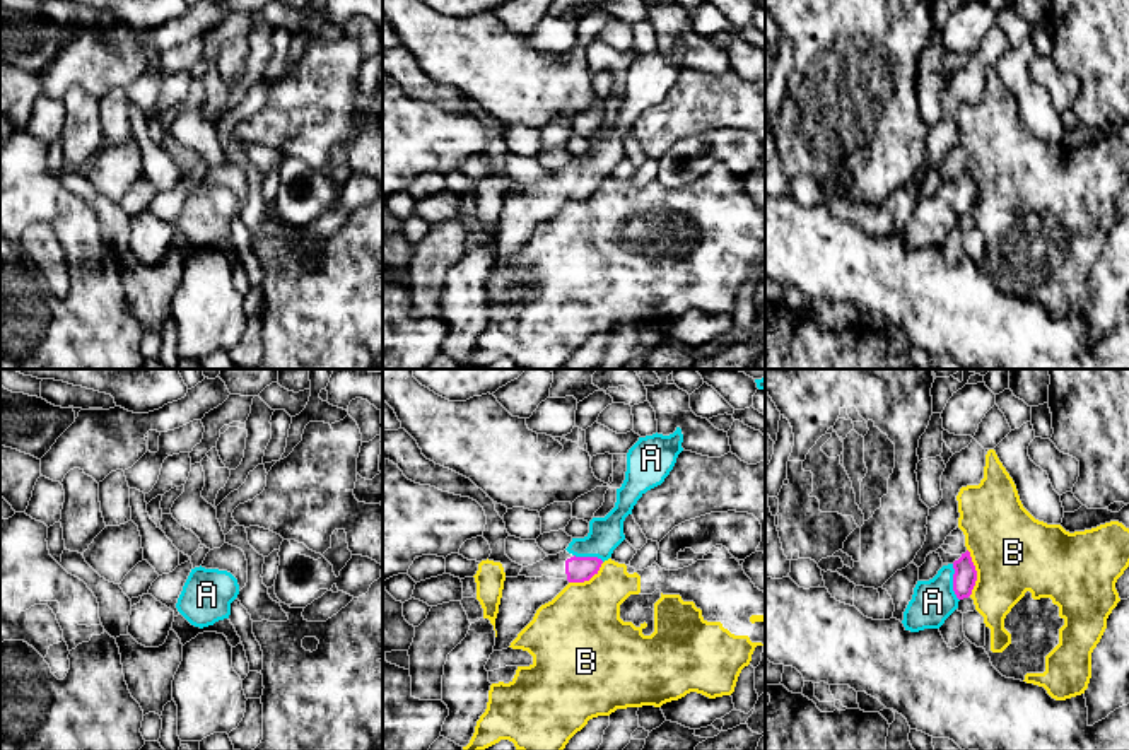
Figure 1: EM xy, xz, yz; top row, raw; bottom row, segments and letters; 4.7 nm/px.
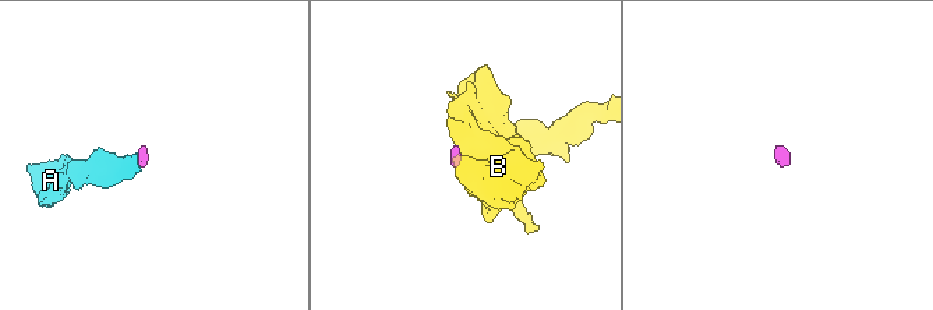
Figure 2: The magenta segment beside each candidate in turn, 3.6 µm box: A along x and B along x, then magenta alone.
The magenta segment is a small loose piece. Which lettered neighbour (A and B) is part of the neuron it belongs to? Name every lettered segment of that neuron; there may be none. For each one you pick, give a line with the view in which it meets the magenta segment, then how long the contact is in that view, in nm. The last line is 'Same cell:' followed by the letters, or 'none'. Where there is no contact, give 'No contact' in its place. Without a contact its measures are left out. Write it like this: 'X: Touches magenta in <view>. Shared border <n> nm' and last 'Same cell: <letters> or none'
A: Touches magenta in yz. Shared border 180 nm
Same cell: A

